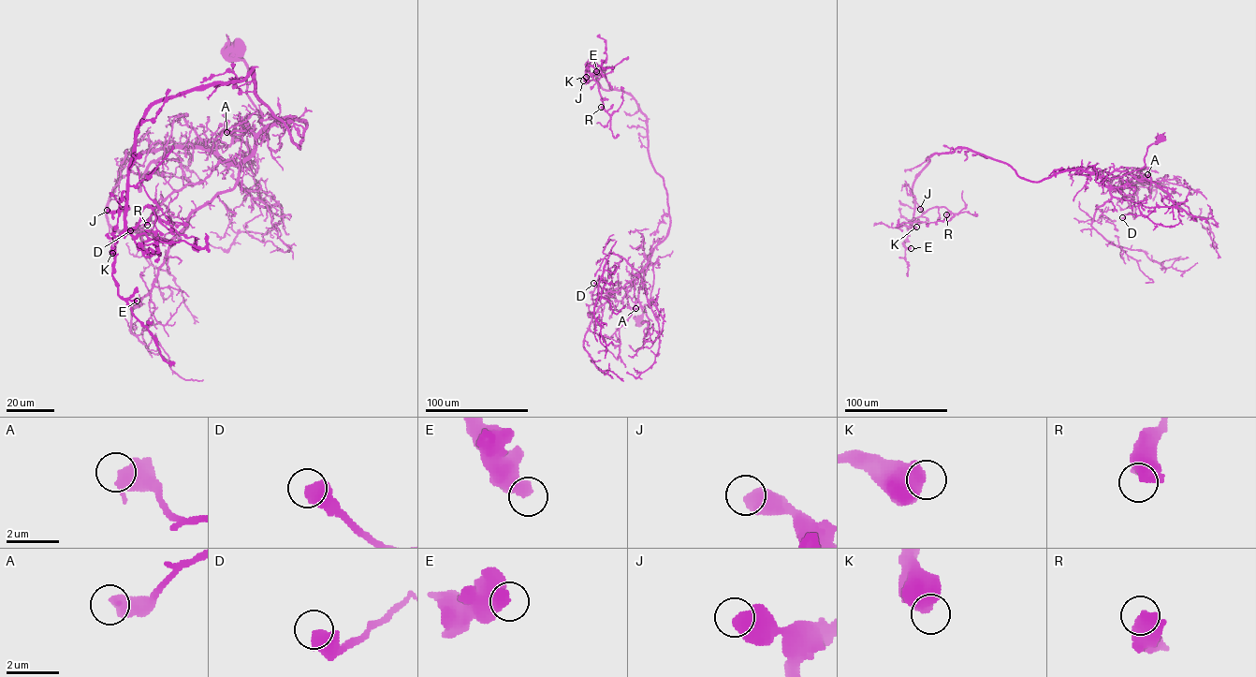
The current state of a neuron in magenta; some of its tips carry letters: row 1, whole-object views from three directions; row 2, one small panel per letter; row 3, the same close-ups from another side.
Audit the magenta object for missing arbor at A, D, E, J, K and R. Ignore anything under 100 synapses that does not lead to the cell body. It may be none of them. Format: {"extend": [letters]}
{"extend": []}

